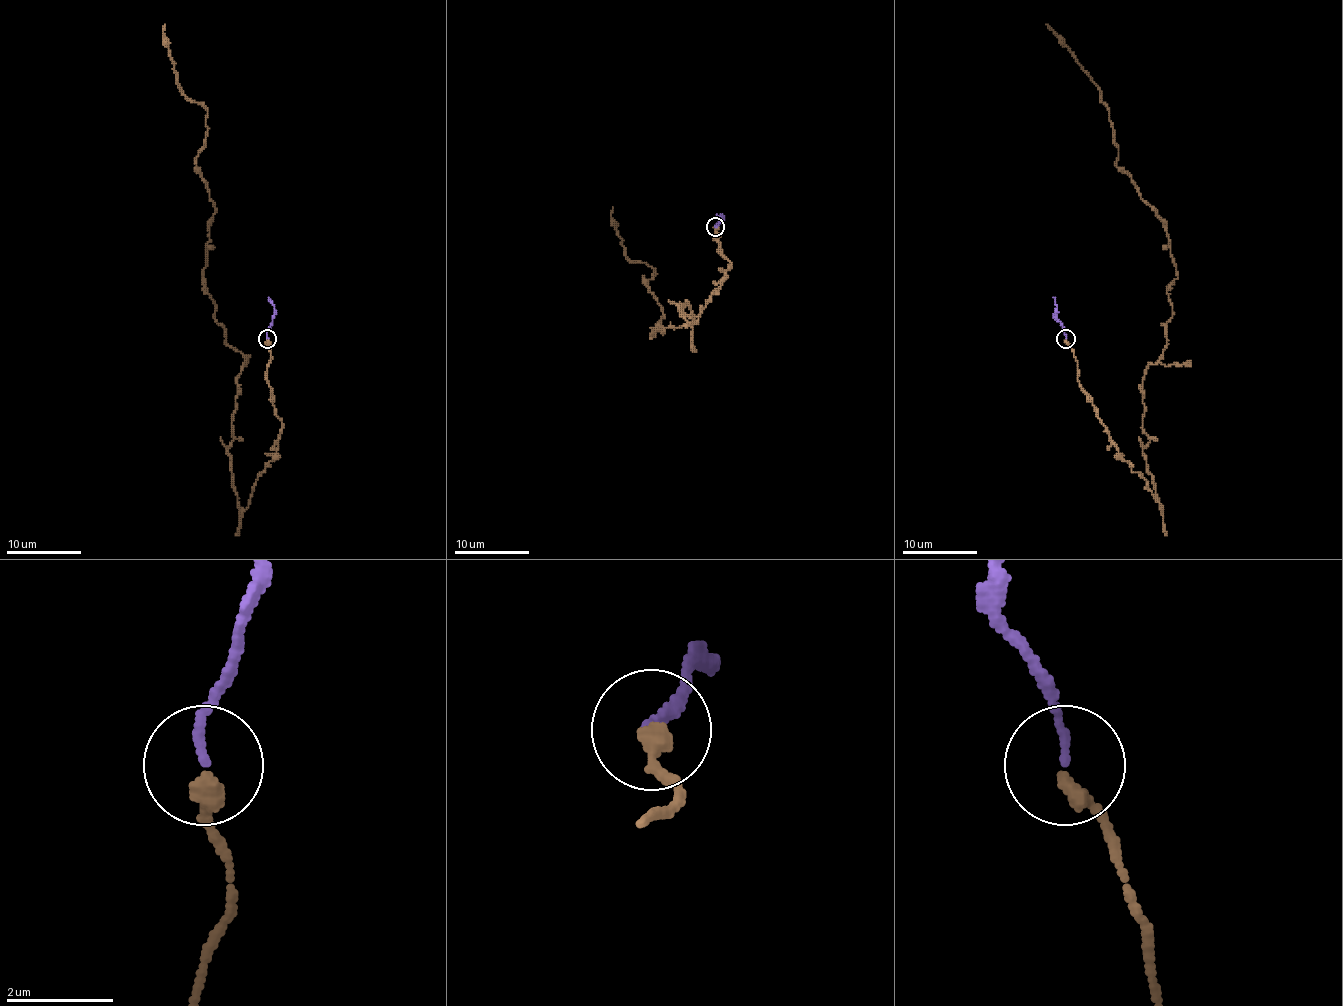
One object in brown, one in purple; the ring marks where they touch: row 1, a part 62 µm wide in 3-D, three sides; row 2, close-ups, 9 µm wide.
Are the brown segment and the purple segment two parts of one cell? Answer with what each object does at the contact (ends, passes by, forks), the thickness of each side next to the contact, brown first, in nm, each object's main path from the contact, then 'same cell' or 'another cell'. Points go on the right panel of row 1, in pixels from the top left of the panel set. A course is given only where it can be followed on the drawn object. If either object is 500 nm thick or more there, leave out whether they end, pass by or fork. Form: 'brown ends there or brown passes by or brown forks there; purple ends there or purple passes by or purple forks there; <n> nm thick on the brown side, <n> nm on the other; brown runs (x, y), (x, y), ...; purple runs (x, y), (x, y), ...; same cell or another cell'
brown ends there; purple ends there; 340 nm thick on the brown side, 150 nm on the other; brown runs (1066, 340), (1161, 509), (1140, 385), (1178, 277), (1166, 223), (1116, 165), (1098, 85), (1046, 24); purple runs (1066, 338), (1057, 318), (1053, 297); same cell

